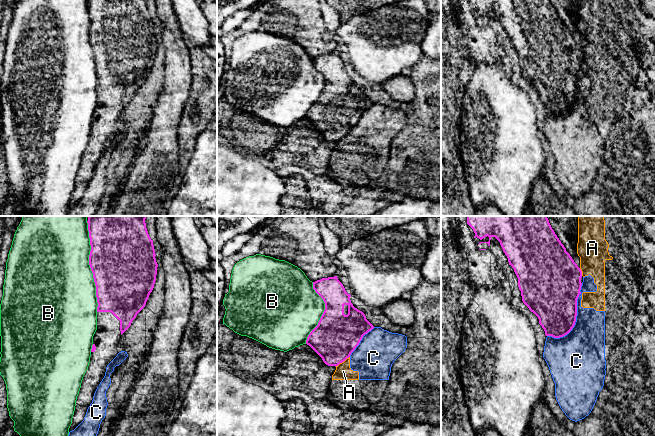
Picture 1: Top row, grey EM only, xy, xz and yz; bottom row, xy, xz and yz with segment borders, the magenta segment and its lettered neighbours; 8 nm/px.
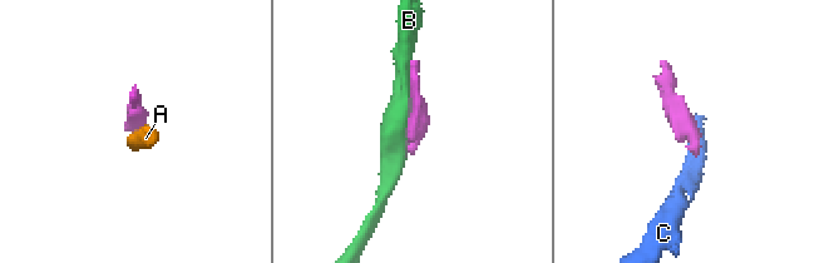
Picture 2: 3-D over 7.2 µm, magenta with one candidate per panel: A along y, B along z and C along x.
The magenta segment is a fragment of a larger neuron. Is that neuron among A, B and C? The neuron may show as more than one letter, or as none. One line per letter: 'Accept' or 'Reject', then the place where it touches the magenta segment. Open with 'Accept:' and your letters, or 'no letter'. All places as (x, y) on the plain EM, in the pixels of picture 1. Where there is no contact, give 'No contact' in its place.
Accept: no letter
A: Reject. Touches magenta at xz (342, 137)
B: Reject. Touches magenta at xy (90, 43)
C: Reject. Touches magenta at yz (575, 94)

